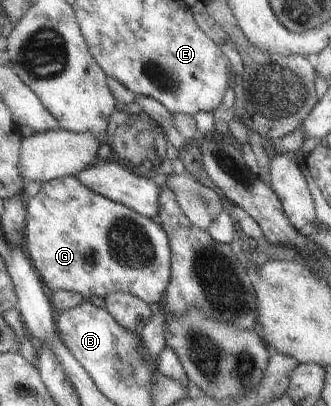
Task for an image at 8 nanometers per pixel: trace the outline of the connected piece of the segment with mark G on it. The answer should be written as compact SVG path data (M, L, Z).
M75 175L48 180L34 197L29 198L22 246L40 281L51 291L76 292L85 301L92 296L104 298L108 292L124 292L150 305L159 302L168 286L170 248L158 222L92 192L80 184Z

